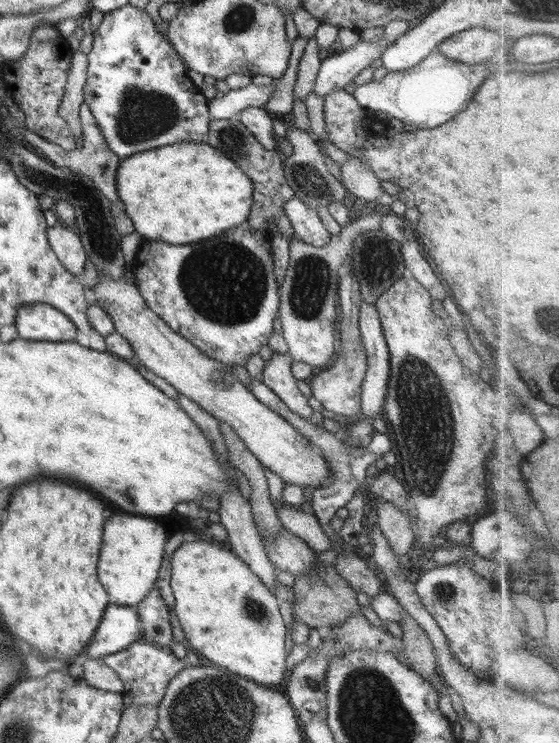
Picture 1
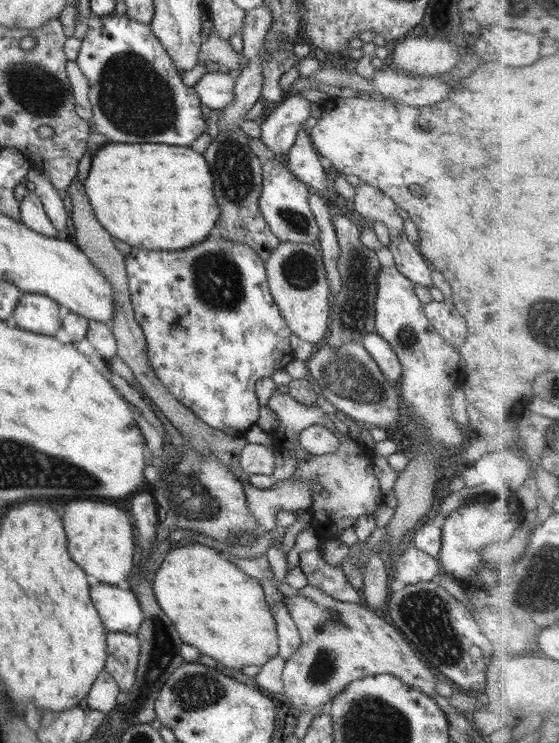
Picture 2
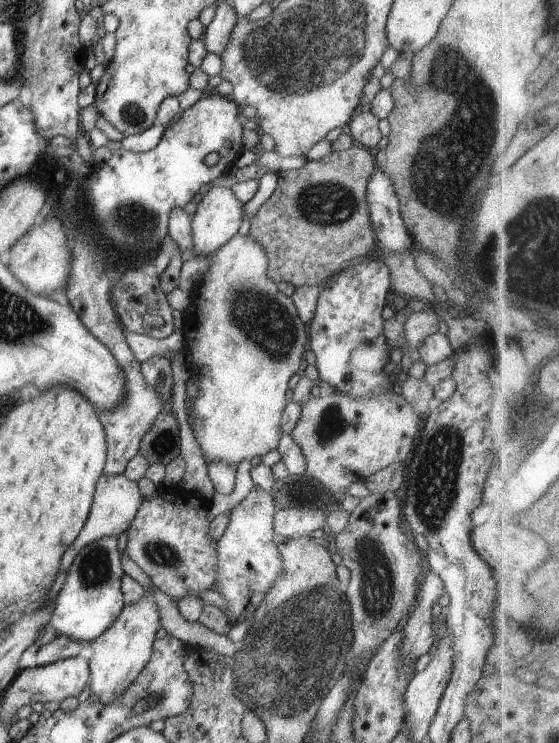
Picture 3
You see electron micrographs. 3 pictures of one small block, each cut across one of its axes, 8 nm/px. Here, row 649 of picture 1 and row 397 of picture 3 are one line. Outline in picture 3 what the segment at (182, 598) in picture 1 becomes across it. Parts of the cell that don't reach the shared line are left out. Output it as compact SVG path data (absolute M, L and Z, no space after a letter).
M237 234L234 238L231 238L226 244L222 245L214 254L211 254L210 266L208 270L204 272L201 281L195 285L191 294L191 301L184 310L184 322L181 328L186 340L184 348L184 356L188 360L188 368L196 378L198 378L198 386L200 390L196 392L196 396L192 397L189 403L189 415L192 416L192 430L194 436L196 436L196 442L206 458L207 464L212 462L225 462L228 466L238 466L242 460L252 460L254 456L264 456L268 454L270 450L277 448L280 437L280 418L282 418L284 407L291 401L286 392L288 392L288 380L291 376L294 376L302 364L302 358L304 358L304 352L306 352L306 346L309 344L309 331L308 324L300 320L298 311L294 307L291 297L284 295L278 290L278 286L275 282L270 280L269 276L266 276L266 268L268 268L268 258L266 258L266 252L262 246L258 246L252 238L248 235L240 236Z

